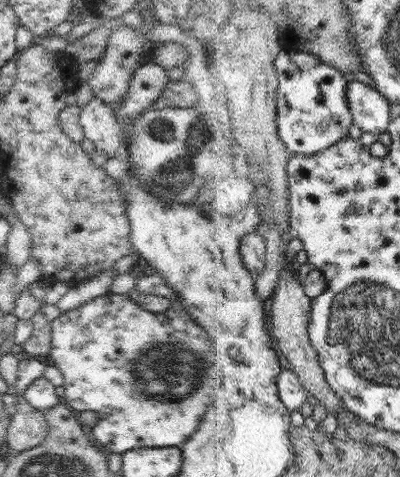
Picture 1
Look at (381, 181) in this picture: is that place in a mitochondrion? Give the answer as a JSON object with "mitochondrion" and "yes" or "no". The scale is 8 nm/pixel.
{"mitochondrion":"no"}

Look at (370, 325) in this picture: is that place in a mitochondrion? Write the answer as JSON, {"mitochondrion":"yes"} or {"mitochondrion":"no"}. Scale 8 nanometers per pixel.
{"mitochondrion":"yes"}

